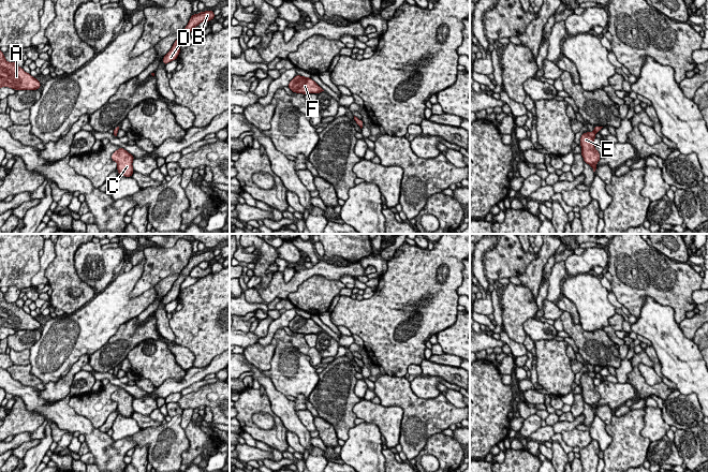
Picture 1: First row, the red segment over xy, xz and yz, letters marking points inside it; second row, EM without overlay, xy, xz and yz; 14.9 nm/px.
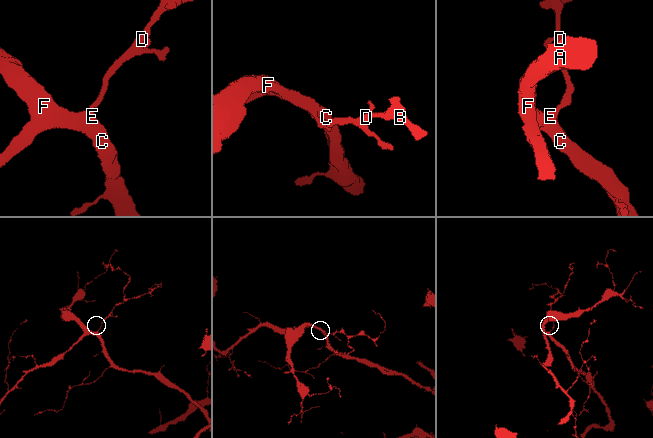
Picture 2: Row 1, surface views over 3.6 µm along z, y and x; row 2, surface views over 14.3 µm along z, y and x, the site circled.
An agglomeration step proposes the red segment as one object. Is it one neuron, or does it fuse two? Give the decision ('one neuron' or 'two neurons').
one neuron

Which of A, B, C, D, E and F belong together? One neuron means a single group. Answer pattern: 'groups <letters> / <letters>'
groups A B C D E F

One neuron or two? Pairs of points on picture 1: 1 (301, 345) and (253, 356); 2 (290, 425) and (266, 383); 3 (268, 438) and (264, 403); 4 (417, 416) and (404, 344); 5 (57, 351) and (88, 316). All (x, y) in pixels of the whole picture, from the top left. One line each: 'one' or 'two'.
1: one
2: one
3: one
4: two
5: one

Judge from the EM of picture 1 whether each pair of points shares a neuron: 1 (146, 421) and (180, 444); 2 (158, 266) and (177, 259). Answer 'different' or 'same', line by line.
1: different
2: same

